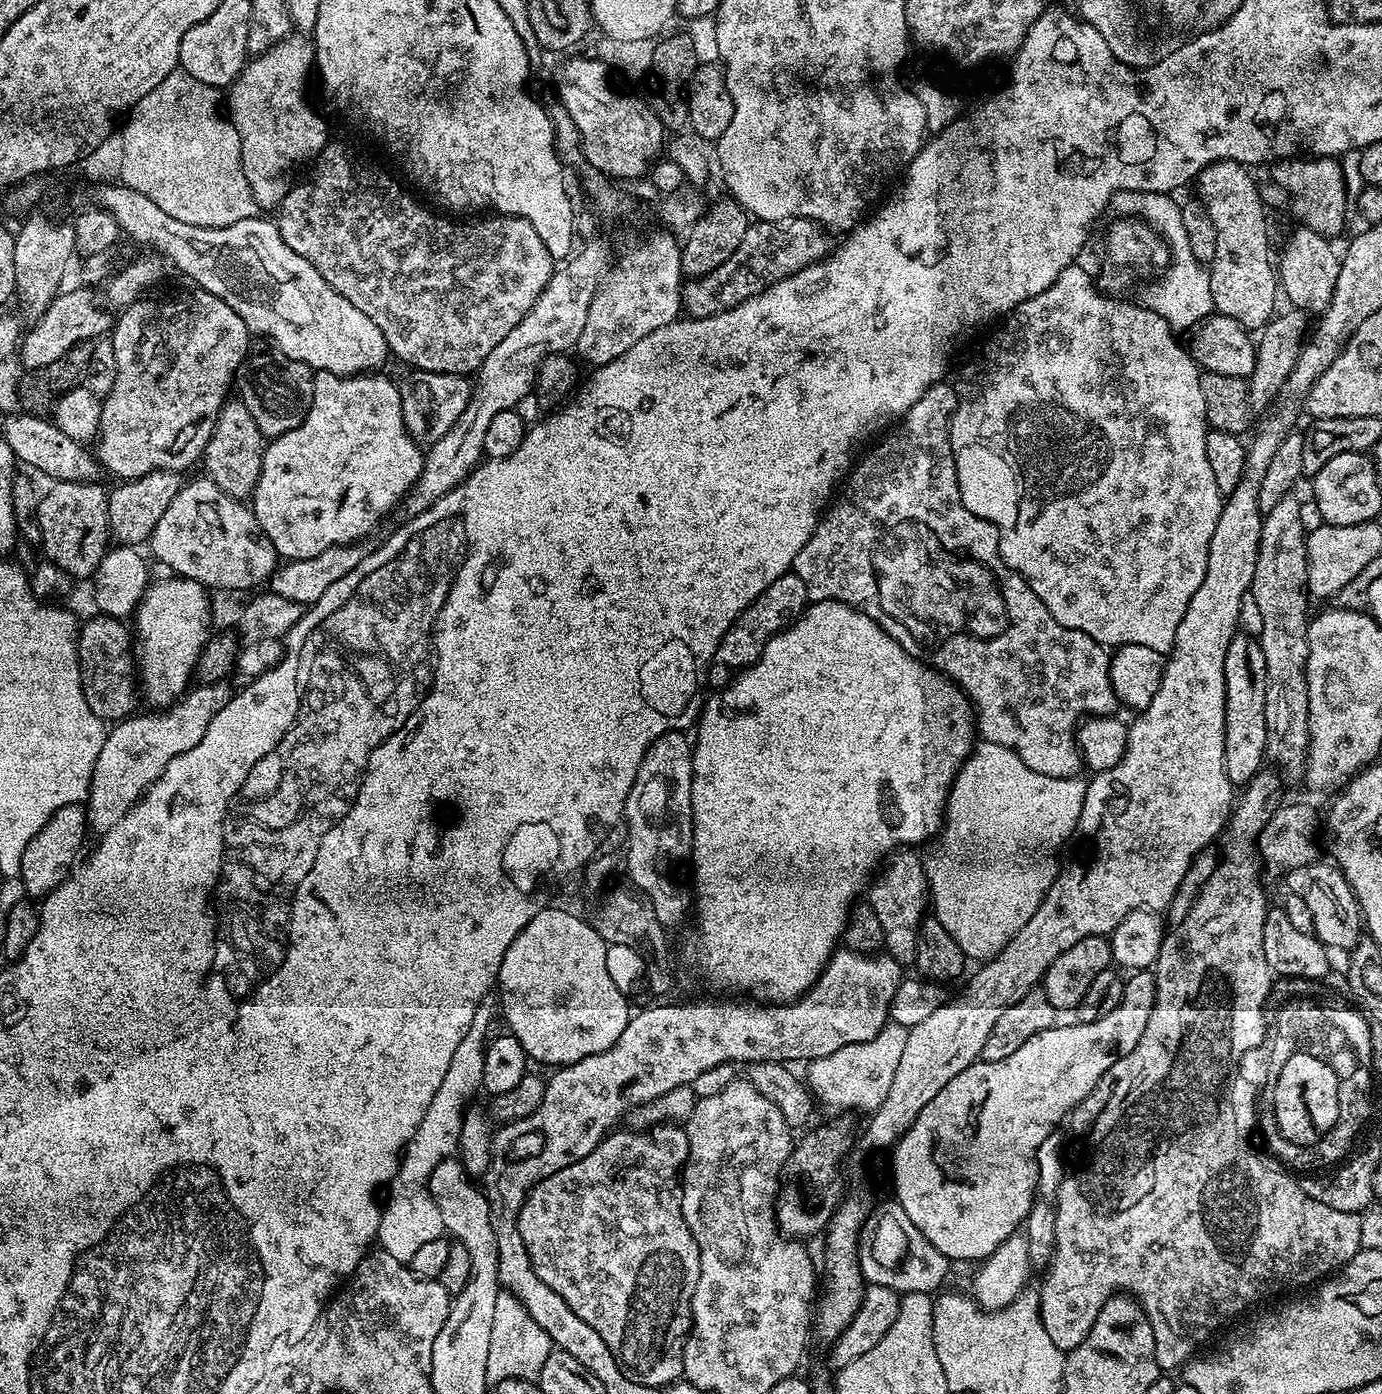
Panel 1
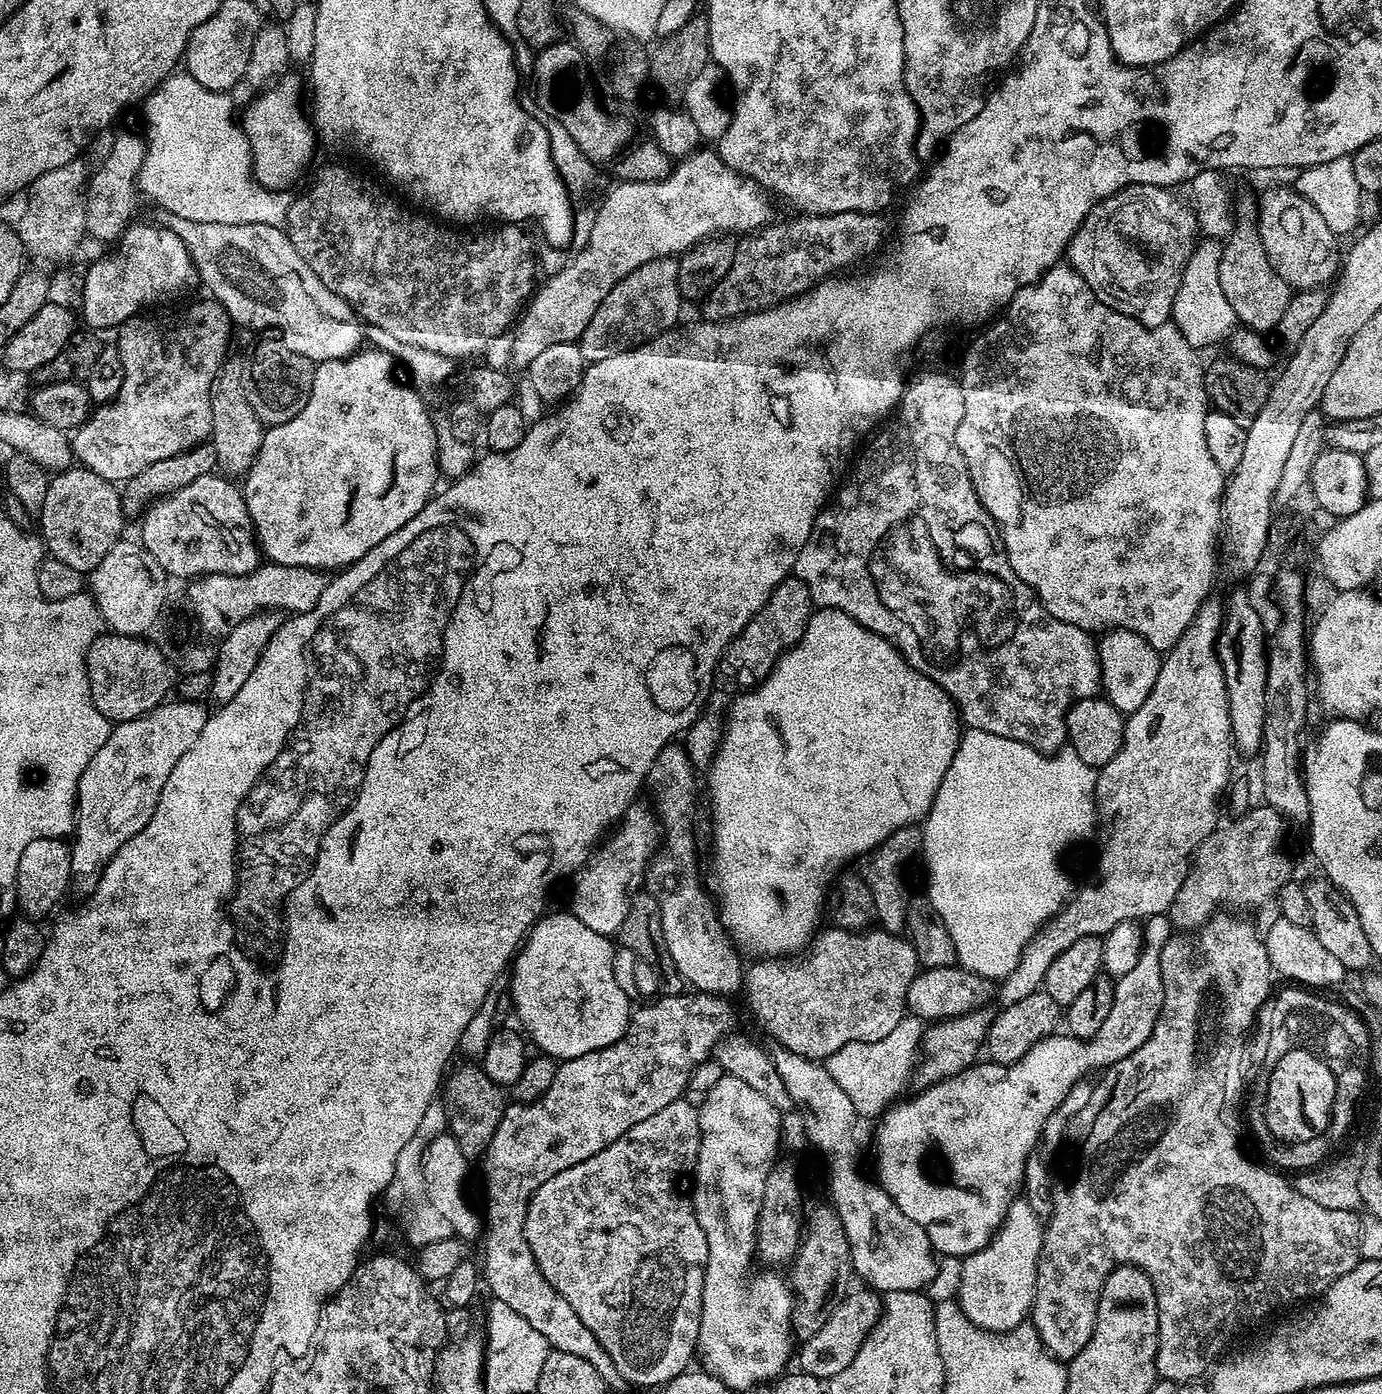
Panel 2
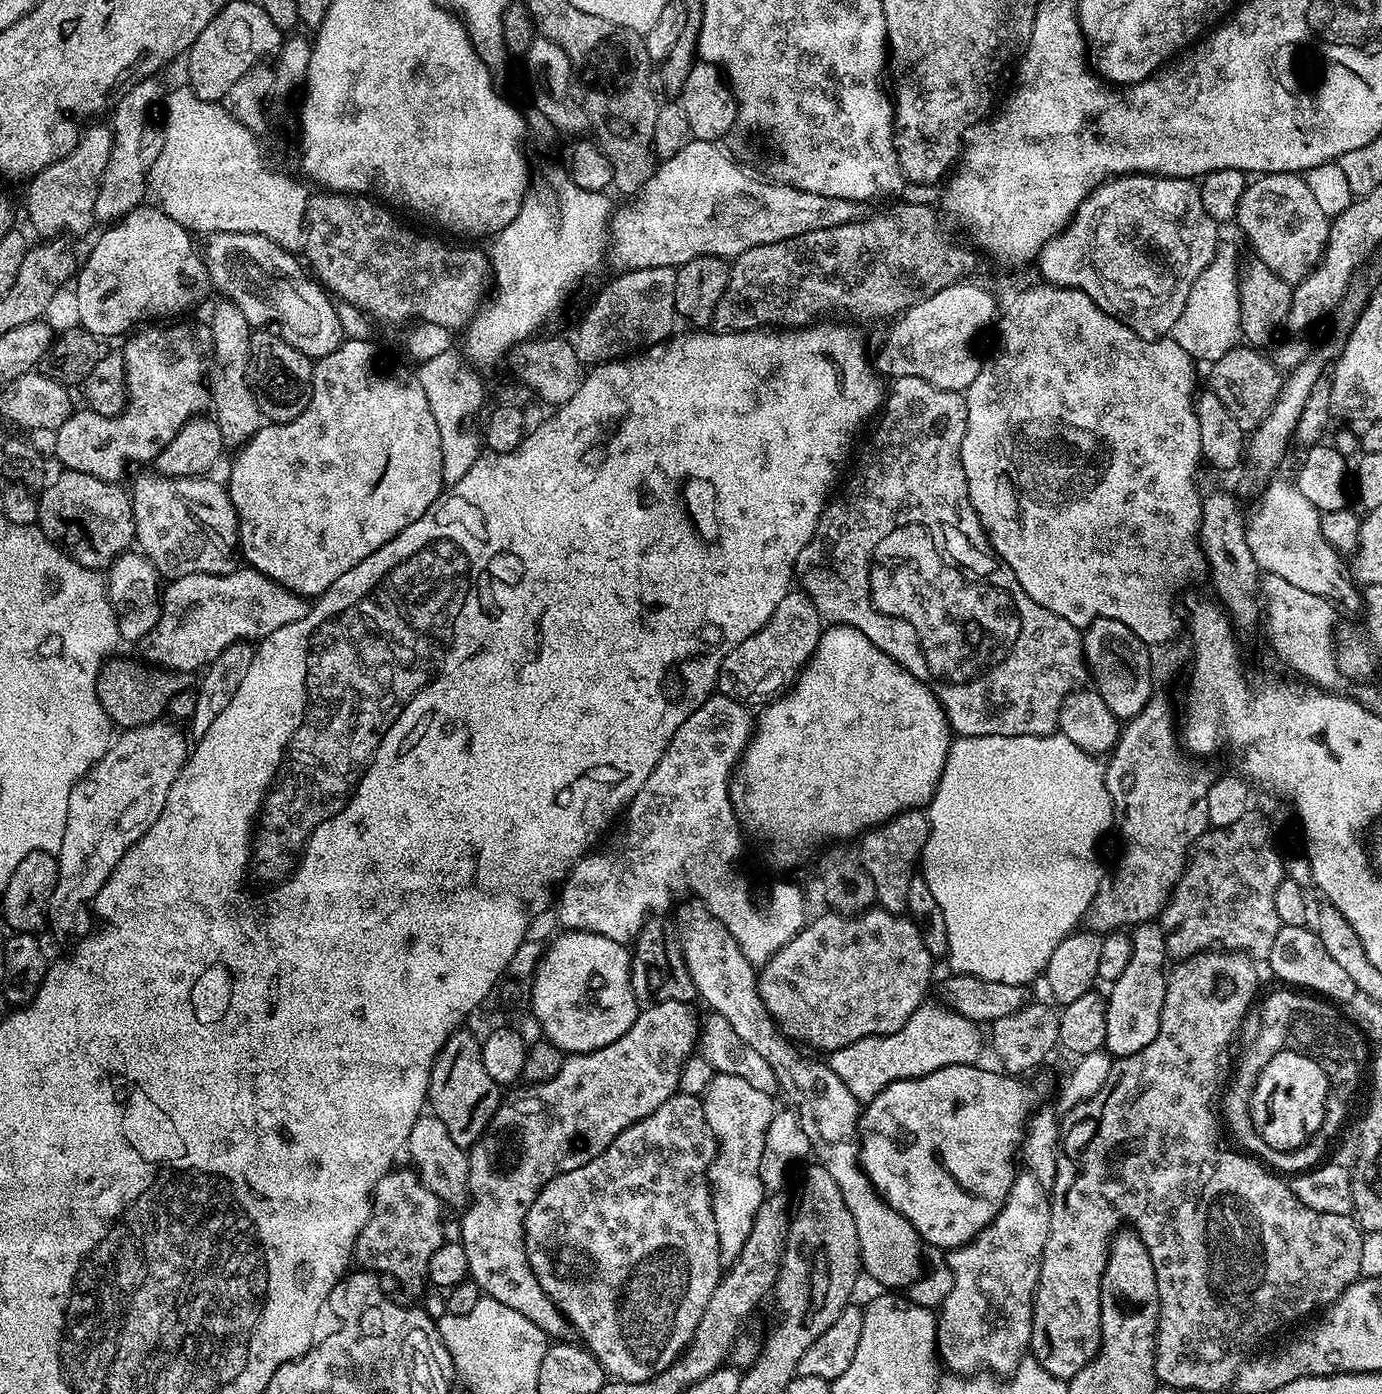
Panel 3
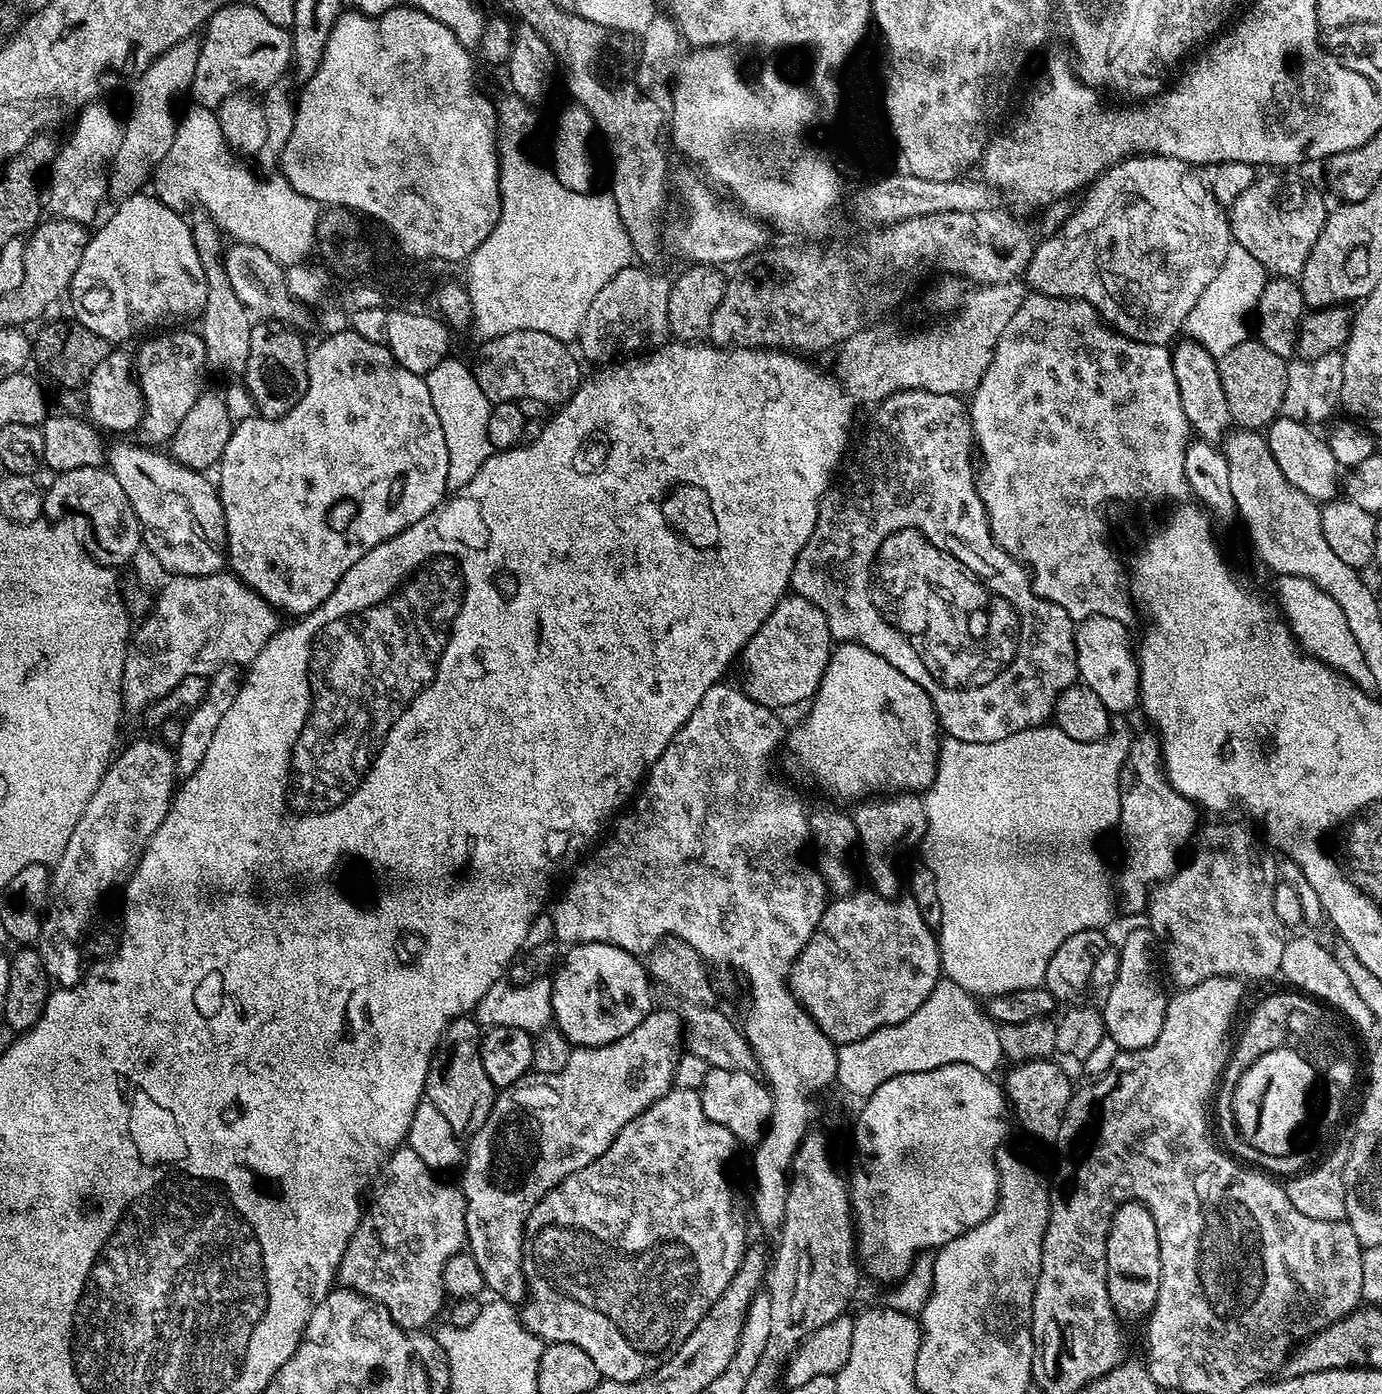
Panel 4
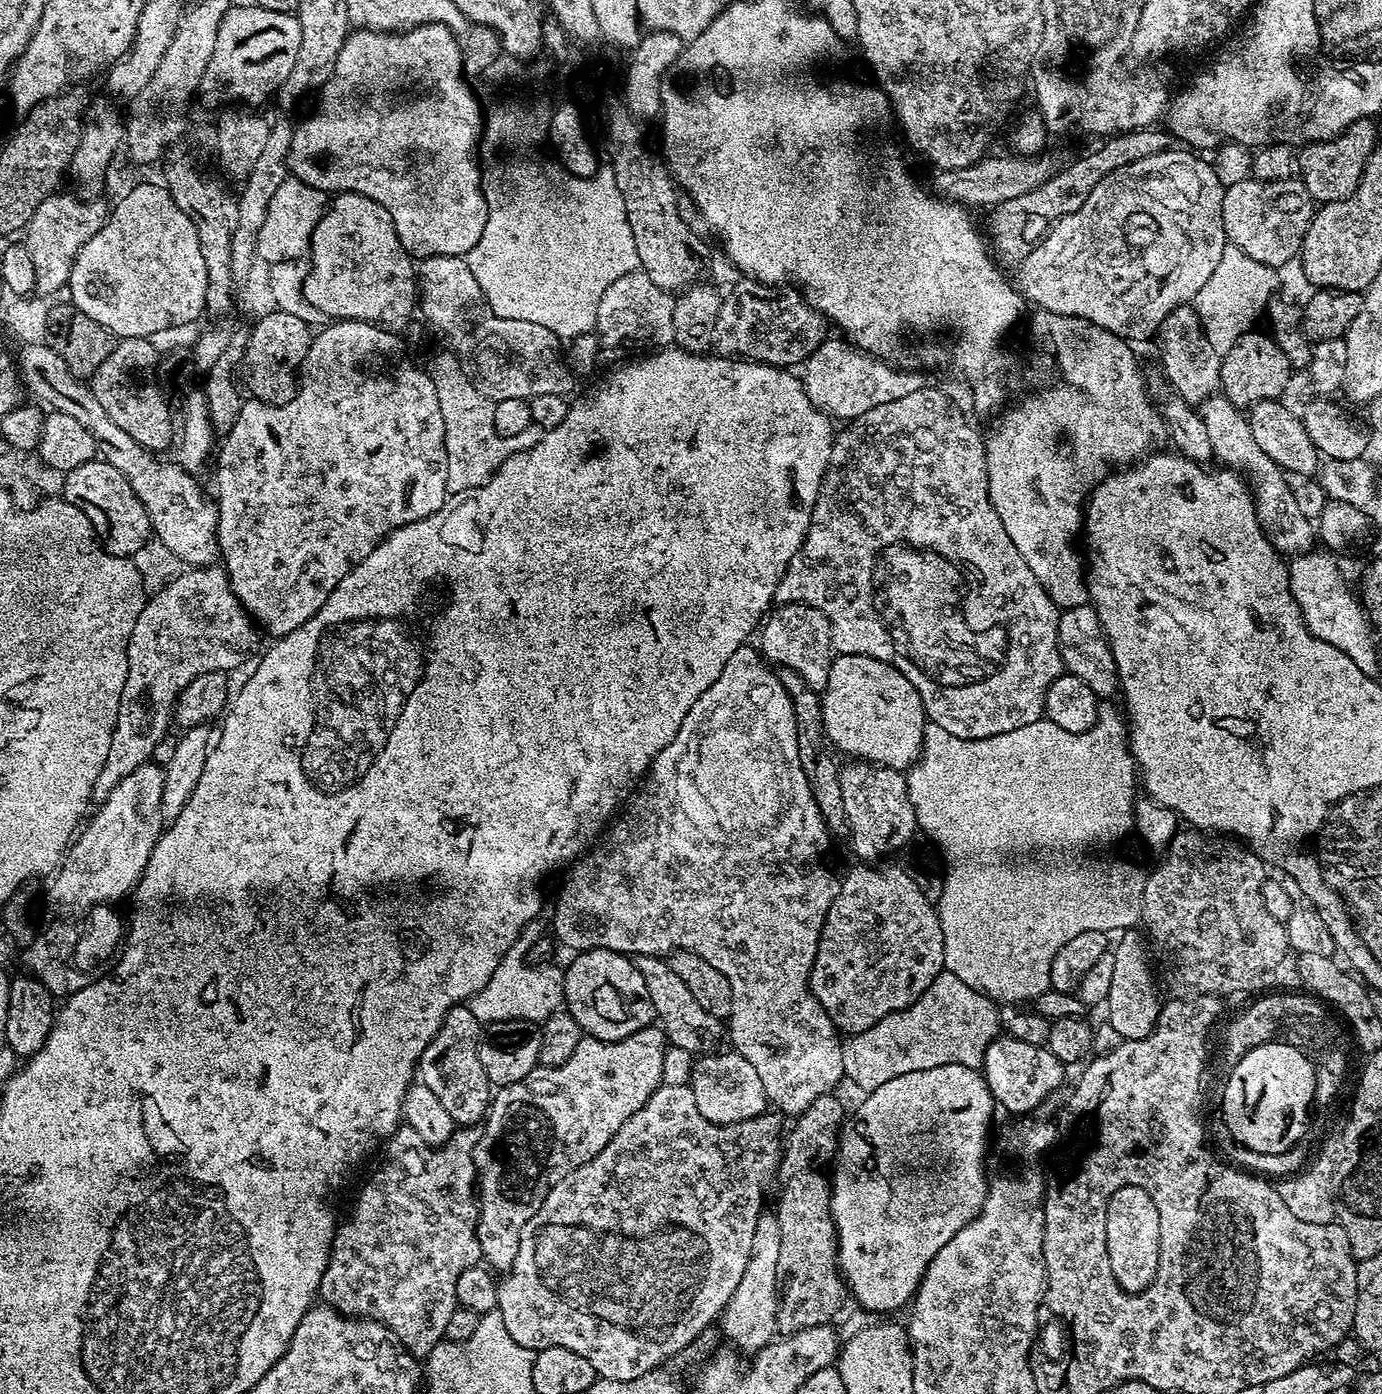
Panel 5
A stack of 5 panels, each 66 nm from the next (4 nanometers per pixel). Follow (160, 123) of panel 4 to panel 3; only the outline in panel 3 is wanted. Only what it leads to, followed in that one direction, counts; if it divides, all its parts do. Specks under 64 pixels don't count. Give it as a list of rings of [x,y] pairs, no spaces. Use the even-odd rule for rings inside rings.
[[[149,78],[138,82],[122,99],[115,101],[111,109],[112,153],[98,186],[98,198],[94,202],[97,221],[117,222],[145,203],[148,171],[154,166],[158,154],[162,154],[164,141],[163,127],[157,121],[156,124],[152,121],[152,107],[159,100],[161,103],[166,92],[166,88],[158,81],[159,79]]]

